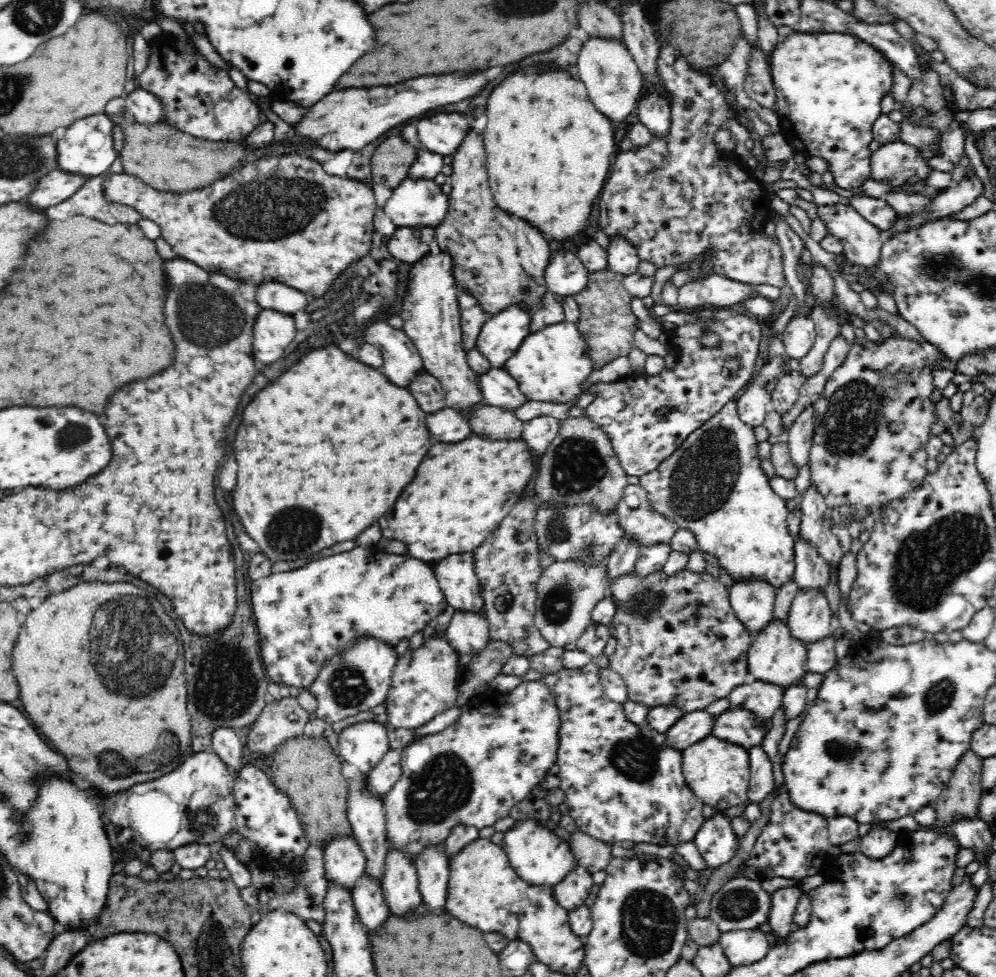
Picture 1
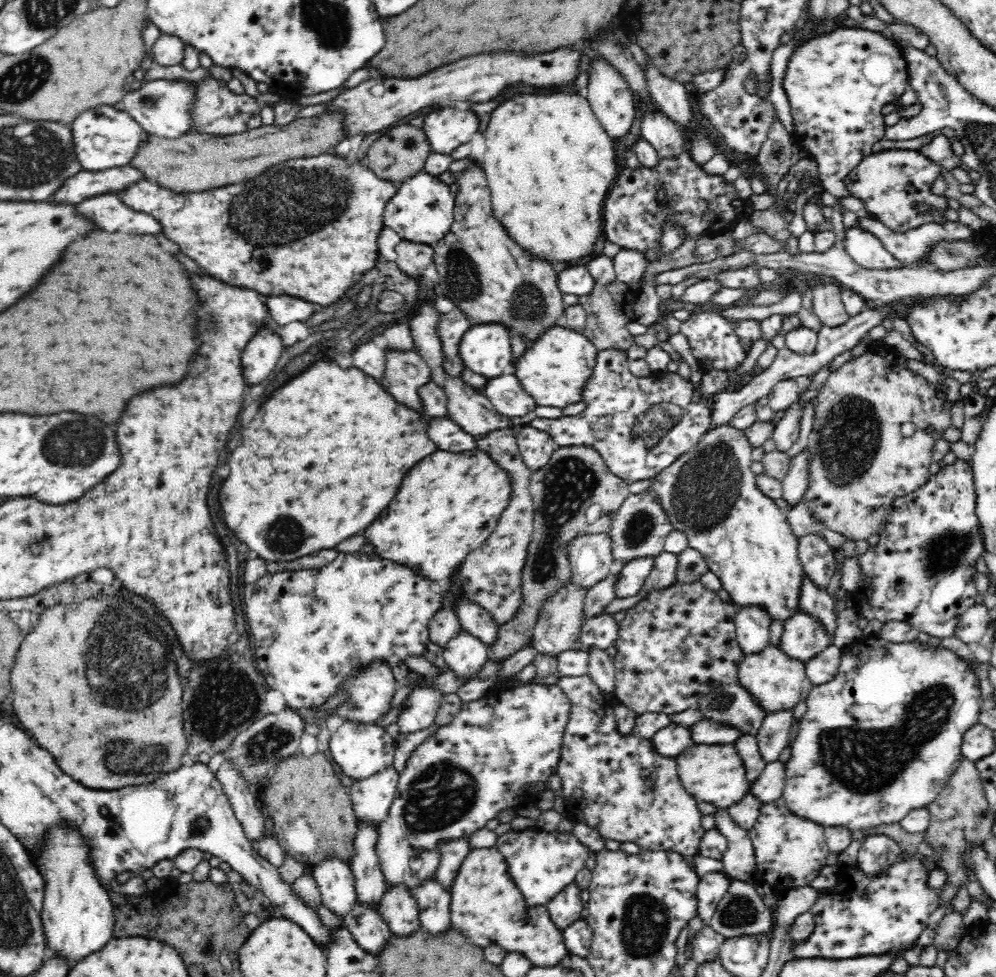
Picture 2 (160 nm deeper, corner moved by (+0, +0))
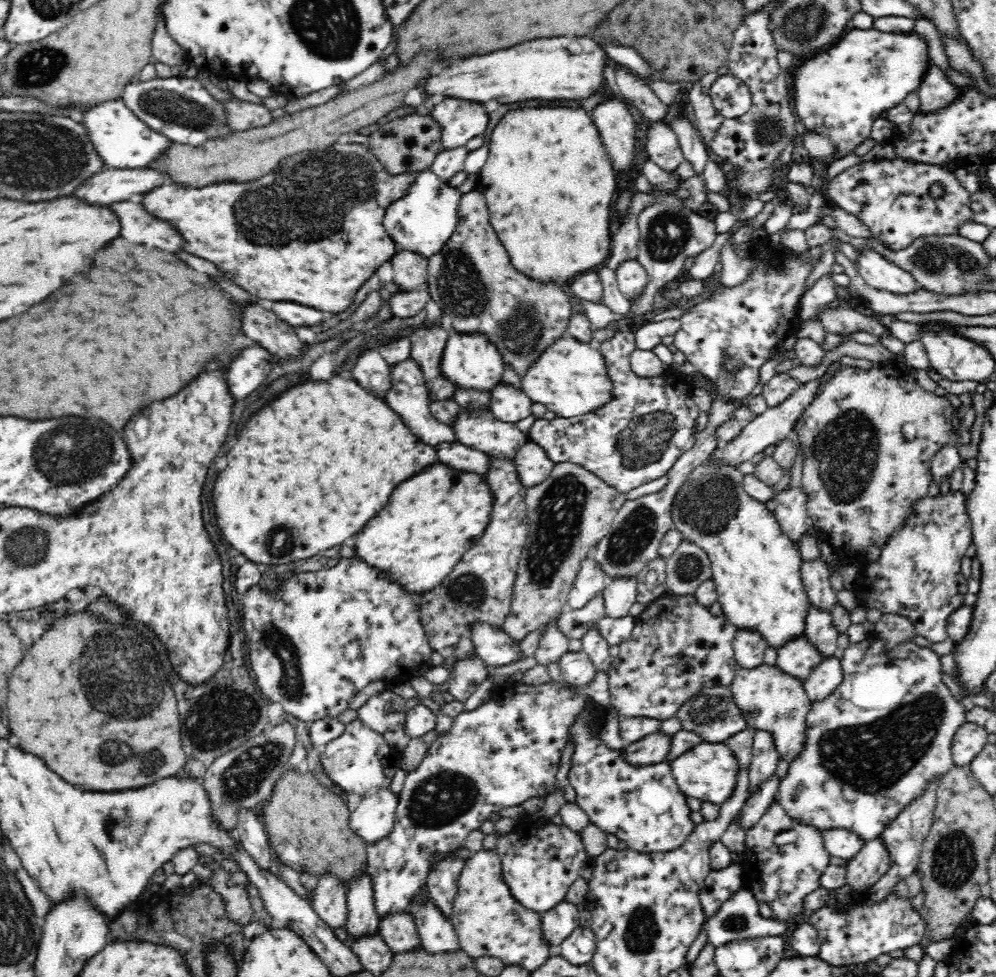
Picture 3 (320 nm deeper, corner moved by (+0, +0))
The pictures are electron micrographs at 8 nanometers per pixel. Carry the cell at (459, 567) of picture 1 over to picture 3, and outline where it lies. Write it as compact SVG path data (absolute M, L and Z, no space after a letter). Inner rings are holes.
M476 623L471 635L476 656L488 668L502 668L522 659L520 640L514 640L502 628Z

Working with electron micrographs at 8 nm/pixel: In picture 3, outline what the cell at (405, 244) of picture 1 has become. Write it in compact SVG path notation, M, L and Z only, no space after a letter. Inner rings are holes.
M398 251L392 258L394 267L393 282L398 285L398 292L416 291L426 284L428 276L428 259L418 253Z

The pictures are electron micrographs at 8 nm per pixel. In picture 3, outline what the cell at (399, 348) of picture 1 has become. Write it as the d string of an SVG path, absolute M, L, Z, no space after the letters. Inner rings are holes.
M408 358L404 362L391 367L391 387L387 390L386 396L384 396L388 406L406 422L406 426L410 426L410 432L416 438L420 438L424 444L438 450L437 446L439 444L453 443L458 440L452 426L438 422L432 416L426 392L428 392L428 389L424 385L424 377L422 377L422 371L420 371L418 363Z

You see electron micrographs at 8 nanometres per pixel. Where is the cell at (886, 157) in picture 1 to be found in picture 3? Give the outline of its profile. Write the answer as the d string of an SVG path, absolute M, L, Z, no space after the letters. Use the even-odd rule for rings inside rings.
M898 157L849 167L827 185L824 197L827 204L857 216L873 239L892 251L904 250L924 236L960 236L960 226L974 222L971 193L956 179L953 170ZM935 183L946 190L940 197L931 196Z

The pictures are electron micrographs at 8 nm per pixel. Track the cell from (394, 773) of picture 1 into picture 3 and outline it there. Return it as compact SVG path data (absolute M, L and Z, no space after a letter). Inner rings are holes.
M376 789L362 798L360 806L351 812L349 825L368 844L377 843L394 828L398 804L399 800L391 790Z

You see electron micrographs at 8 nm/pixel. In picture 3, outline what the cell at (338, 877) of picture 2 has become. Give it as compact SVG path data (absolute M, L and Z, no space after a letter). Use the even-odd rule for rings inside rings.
M326 874L319 878L317 887L313 891L310 905L332 930L345 926L348 914L346 906L348 889L348 886L340 883L338 877Z

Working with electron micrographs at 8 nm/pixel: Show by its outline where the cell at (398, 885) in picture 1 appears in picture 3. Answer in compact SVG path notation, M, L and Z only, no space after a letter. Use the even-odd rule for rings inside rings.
M408 910L388 915L379 921L379 936L390 947L393 955L404 954L421 946L414 915Z

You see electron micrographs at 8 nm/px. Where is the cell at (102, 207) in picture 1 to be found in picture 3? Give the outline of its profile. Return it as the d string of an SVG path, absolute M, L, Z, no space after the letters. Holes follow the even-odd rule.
M120 202L110 206L122 224L122 236L136 244L148 244L168 254L186 252L186 241L167 220L160 219L144 210L136 202Z

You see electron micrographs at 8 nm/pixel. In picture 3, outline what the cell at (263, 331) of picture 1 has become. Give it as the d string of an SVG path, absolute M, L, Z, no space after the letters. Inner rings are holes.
M260 346L242 350L240 358L236 358L228 370L228 386L232 398L242 400L252 394L266 380L274 362L278 360L274 360L274 356Z

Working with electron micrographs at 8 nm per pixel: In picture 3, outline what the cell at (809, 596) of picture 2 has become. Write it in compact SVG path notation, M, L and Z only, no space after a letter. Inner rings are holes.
M811 606L806 617L804 635L820 651L823 659L835 656L839 634L830 613Z

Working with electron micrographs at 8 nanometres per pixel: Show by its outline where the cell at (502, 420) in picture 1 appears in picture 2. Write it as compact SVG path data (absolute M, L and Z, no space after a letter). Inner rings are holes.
M500 429L475 440L476 448L488 454L500 469L508 473L512 492L508 506L504 508L494 532L486 538L480 548L466 555L464 562L457 566L448 581L444 583L442 606L434 612L434 616L428 622L429 641L443 648L462 630L461 622L453 607L460 597L468 597L472 603L480 605L499 625L512 620L522 604L521 572L533 534L534 505L529 491L532 471L524 465L519 454L516 433L515 429Z

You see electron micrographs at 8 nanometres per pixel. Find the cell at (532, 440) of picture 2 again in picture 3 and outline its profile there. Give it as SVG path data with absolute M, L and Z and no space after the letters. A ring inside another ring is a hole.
M530 440L519 449L513 462L520 483L524 488L532 488L544 482L555 465L548 459L546 452Z

